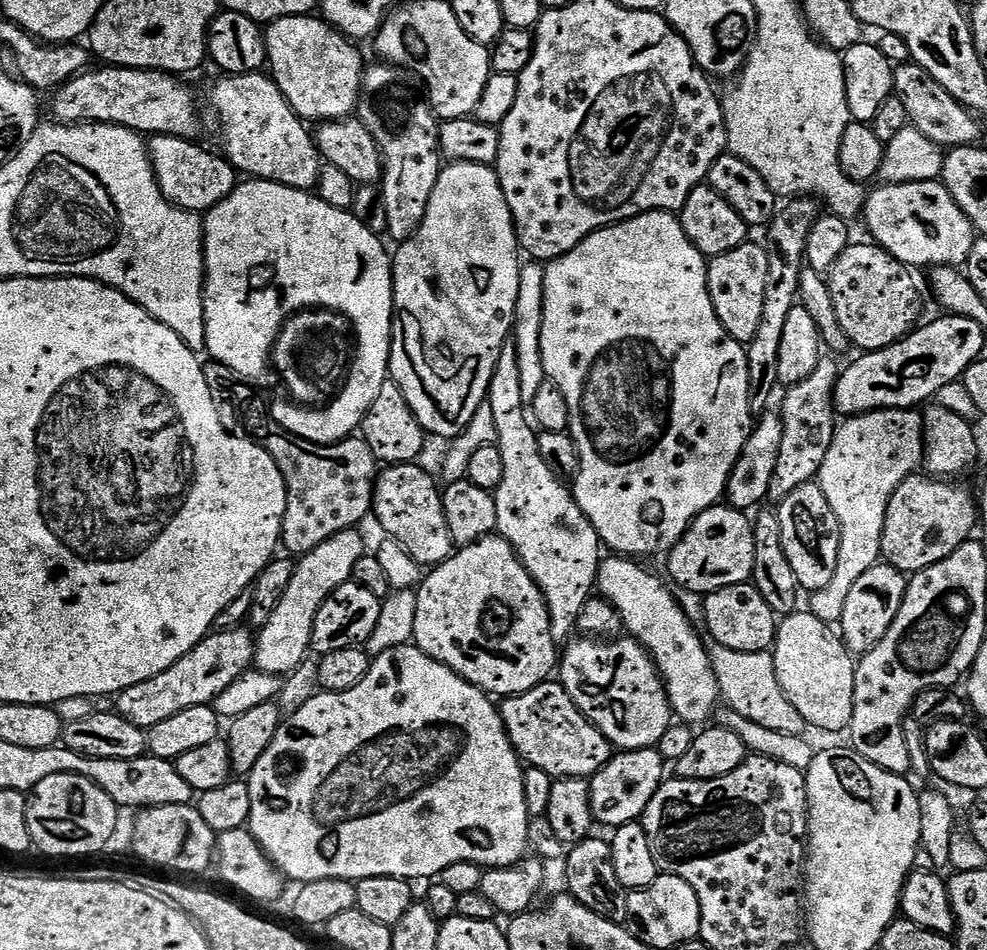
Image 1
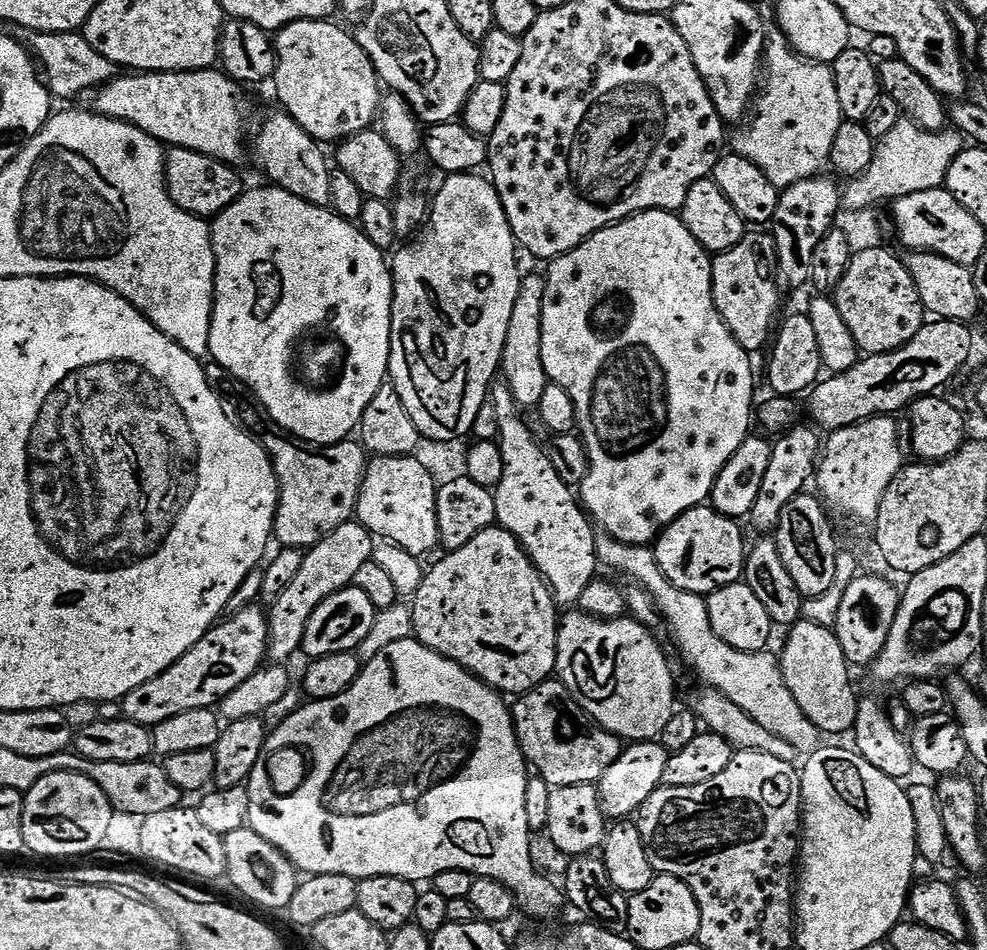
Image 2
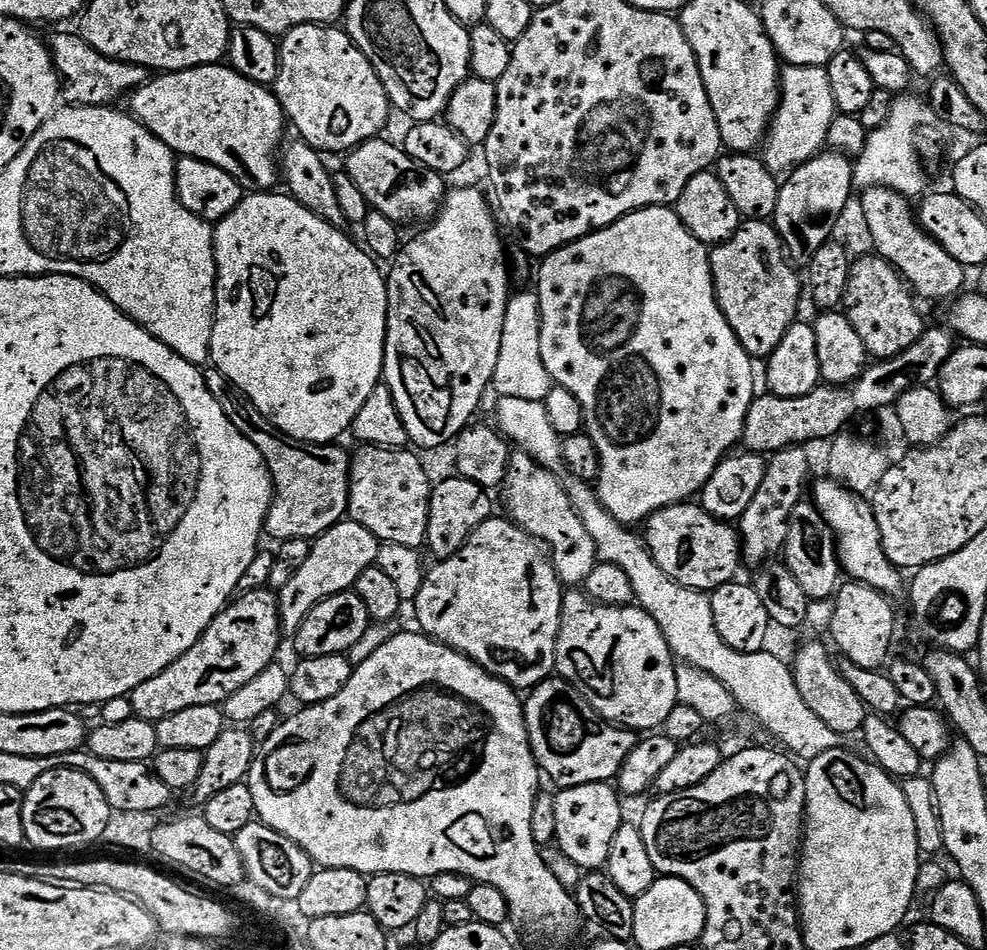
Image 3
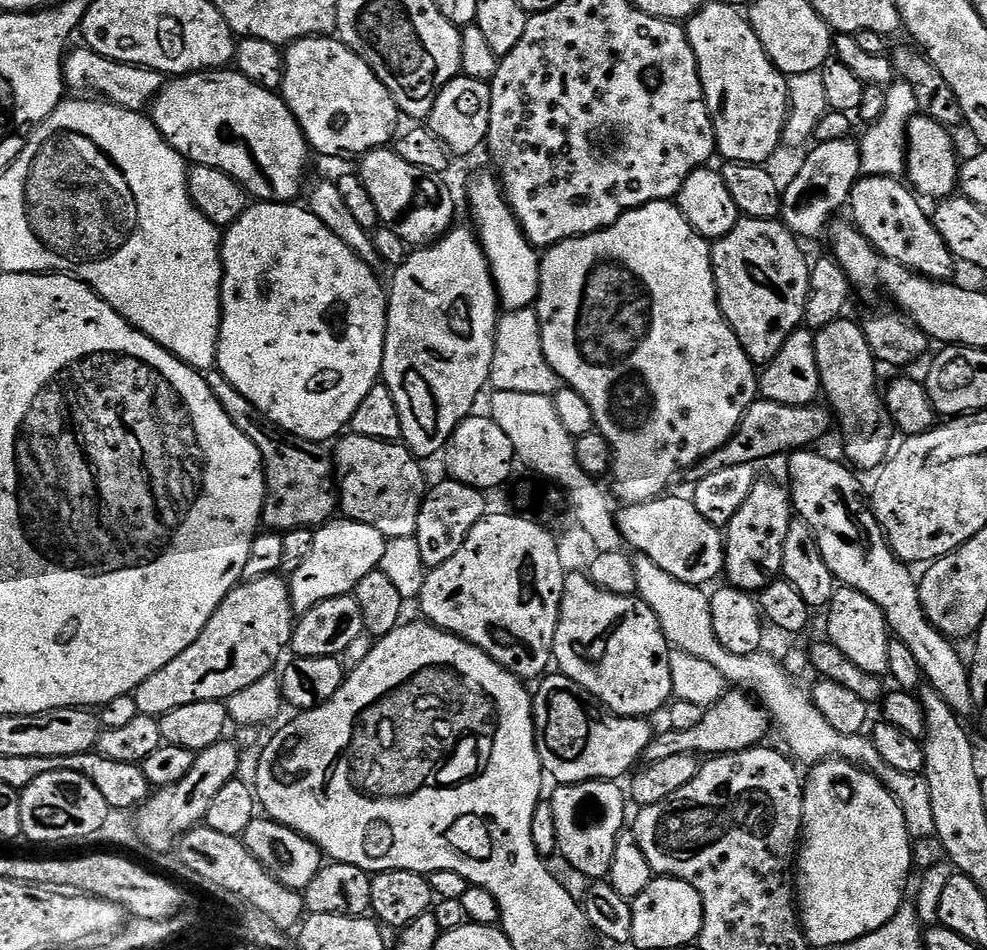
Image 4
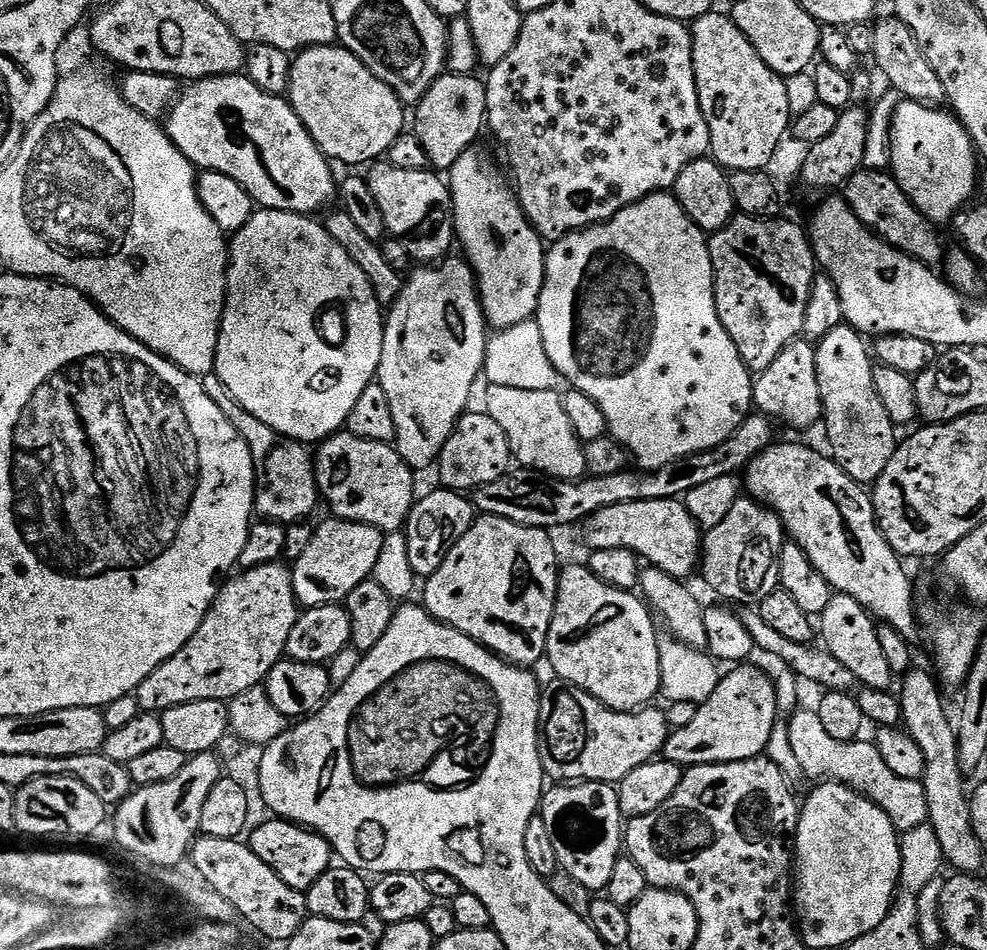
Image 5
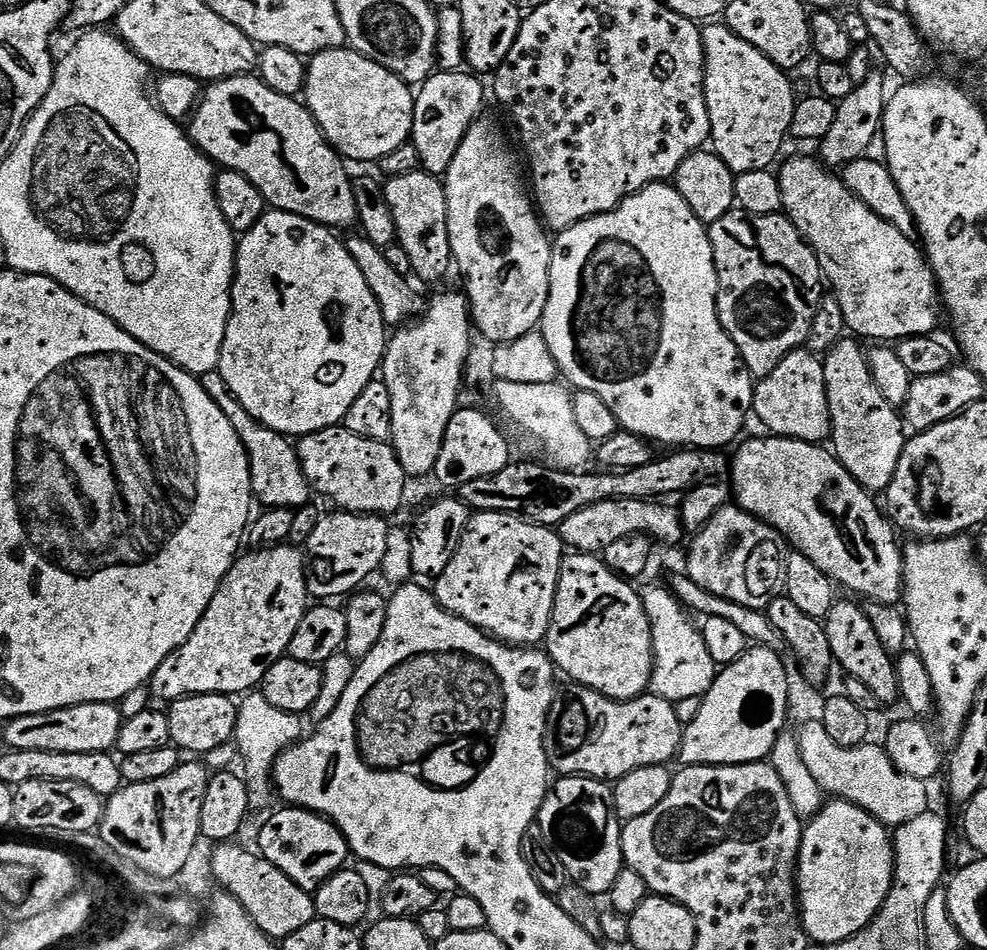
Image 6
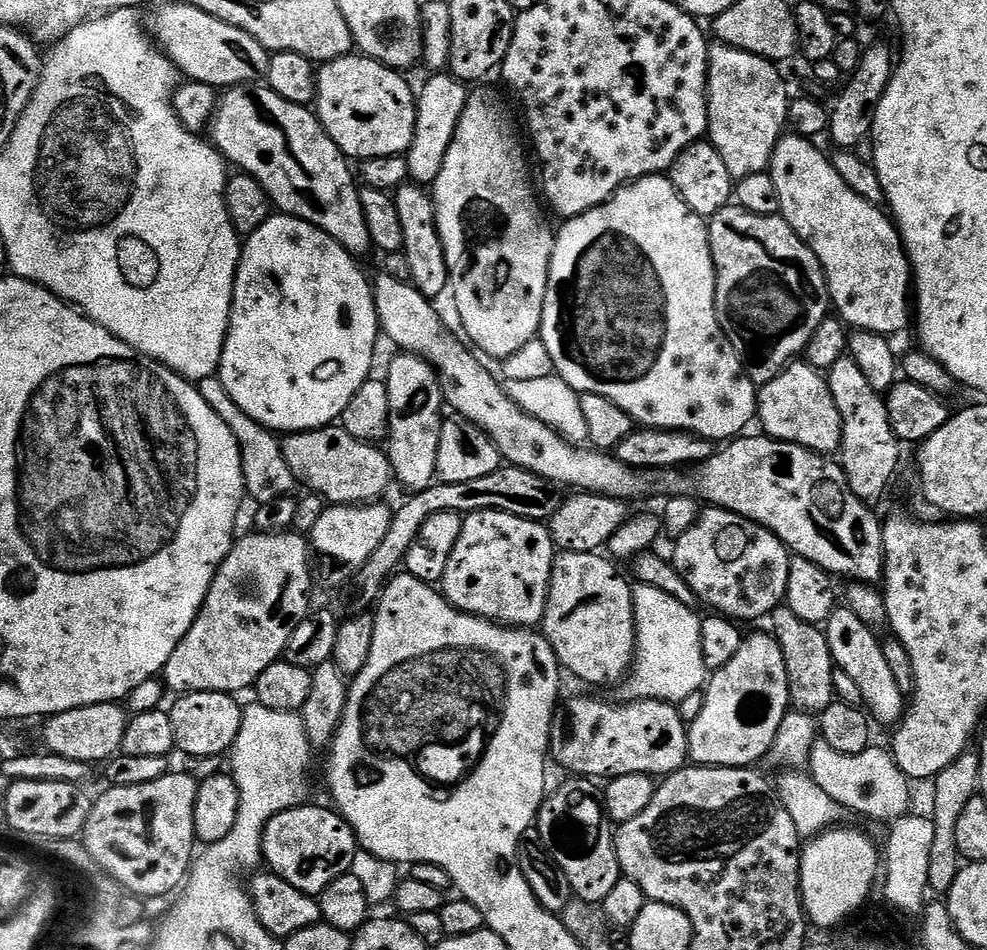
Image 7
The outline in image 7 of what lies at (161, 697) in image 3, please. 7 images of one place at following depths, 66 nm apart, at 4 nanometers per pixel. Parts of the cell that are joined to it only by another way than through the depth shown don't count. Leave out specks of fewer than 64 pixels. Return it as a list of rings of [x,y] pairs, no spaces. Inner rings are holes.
[[[292,530],[253,531],[251,535],[241,535],[233,543],[216,572],[194,626],[190,626],[186,638],[178,642],[166,662],[162,680],[176,694],[240,694],[243,688],[251,689],[262,670],[283,657],[290,634],[298,630],[309,614],[312,584],[314,588],[309,541]]]

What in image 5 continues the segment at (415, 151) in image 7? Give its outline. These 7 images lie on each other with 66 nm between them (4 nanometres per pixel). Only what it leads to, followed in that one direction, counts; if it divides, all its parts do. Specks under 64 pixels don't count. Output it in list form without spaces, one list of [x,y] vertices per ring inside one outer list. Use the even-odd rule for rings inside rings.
[[[445,74],[430,85],[428,93],[420,97],[416,112],[415,135],[419,136],[422,146],[428,154],[429,163],[438,170],[452,169],[462,154],[466,154],[479,138],[480,131],[485,131],[488,118],[488,89],[485,81],[476,74]]]

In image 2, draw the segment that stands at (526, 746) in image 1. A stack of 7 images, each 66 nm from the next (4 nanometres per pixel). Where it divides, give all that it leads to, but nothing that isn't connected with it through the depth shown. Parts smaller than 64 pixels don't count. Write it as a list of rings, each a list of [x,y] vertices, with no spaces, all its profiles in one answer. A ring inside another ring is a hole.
[[[558,678],[543,680],[537,688],[523,693],[517,700],[520,701],[512,708],[516,737],[520,739],[520,747],[531,767],[540,771],[537,772],[539,779],[552,788],[596,784],[620,756],[620,737],[593,720],[591,711],[577,699],[573,689],[567,688]]]

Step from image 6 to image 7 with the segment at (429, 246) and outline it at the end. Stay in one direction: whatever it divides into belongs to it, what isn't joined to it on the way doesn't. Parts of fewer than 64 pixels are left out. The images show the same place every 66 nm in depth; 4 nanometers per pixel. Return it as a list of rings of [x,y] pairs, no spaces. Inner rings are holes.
[[[409,182],[396,189],[394,199],[398,210],[398,222],[402,224],[402,251],[406,262],[410,262],[410,283],[427,300],[439,301],[439,296],[444,291],[447,293],[450,285],[446,254],[443,252],[442,240],[436,228],[433,193],[427,187]]]

